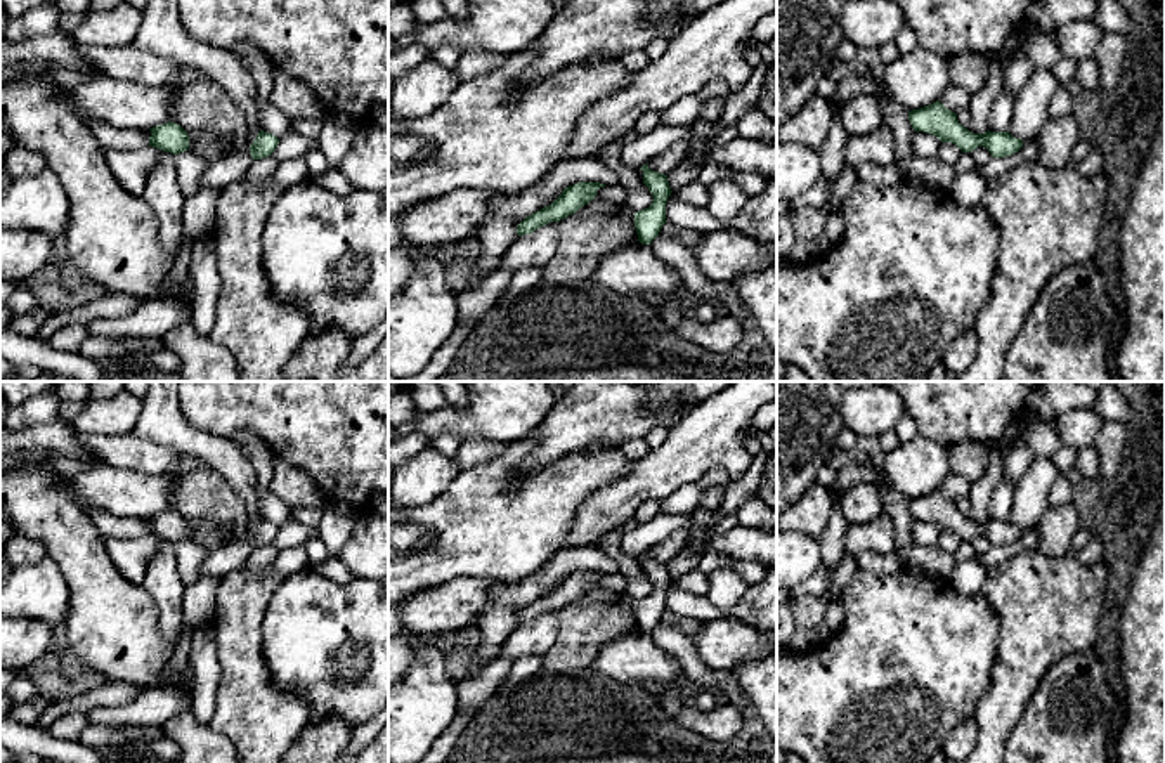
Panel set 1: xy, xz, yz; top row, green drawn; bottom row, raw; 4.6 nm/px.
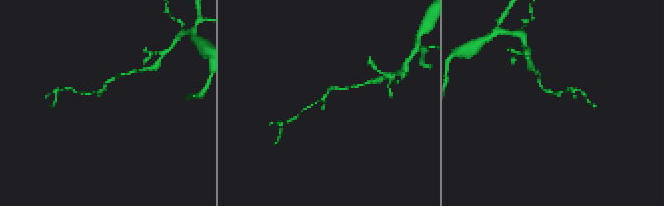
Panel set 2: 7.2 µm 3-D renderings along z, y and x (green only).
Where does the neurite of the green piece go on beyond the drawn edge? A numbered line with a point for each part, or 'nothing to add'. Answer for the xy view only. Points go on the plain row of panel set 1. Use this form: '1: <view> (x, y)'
1: xy (229, 557)

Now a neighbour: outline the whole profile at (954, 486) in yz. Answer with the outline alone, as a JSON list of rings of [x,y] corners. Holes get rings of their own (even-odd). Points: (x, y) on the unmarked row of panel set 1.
[[[950,472],[941,482],[940,491],[953,501],[964,499],[964,498],[969,498],[971,494],[971,482]]]

